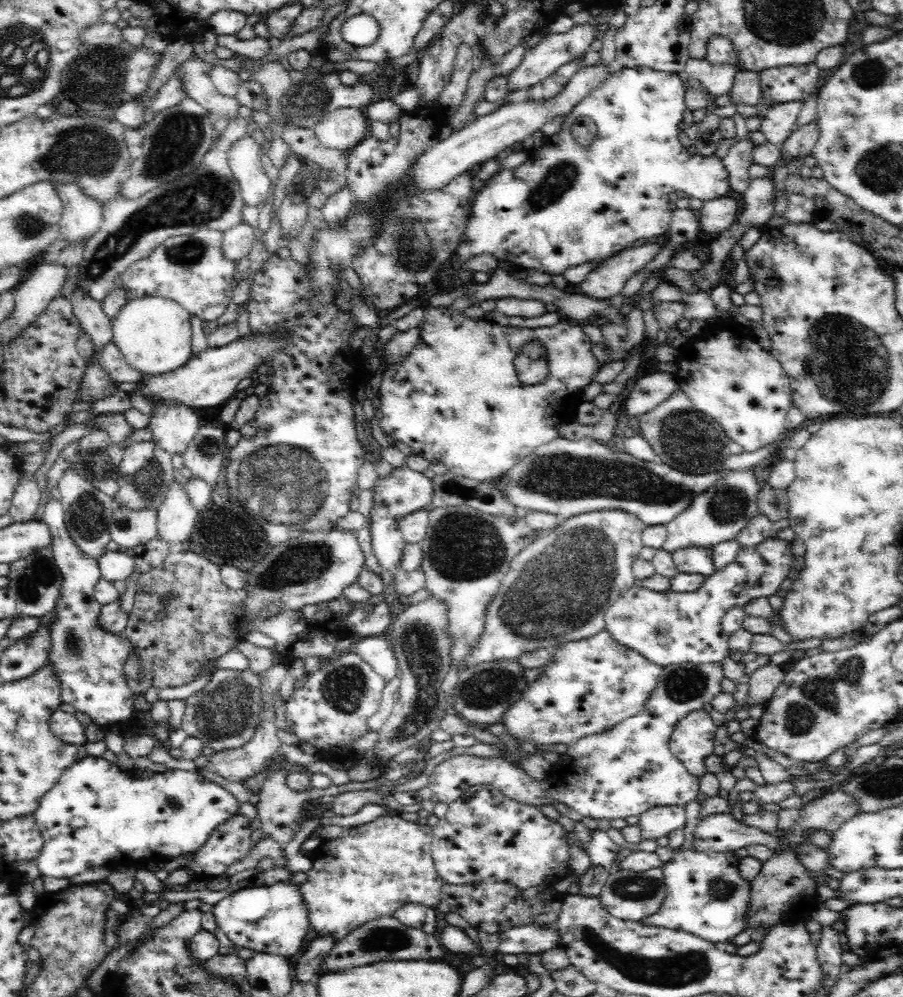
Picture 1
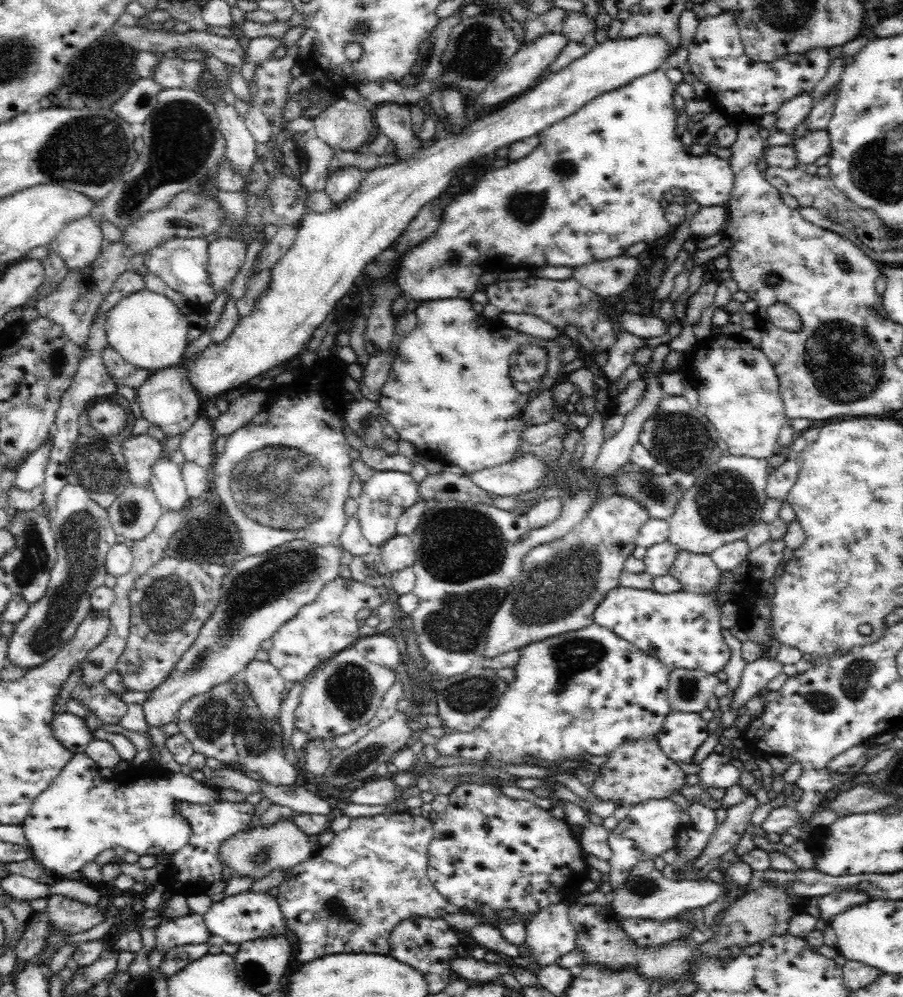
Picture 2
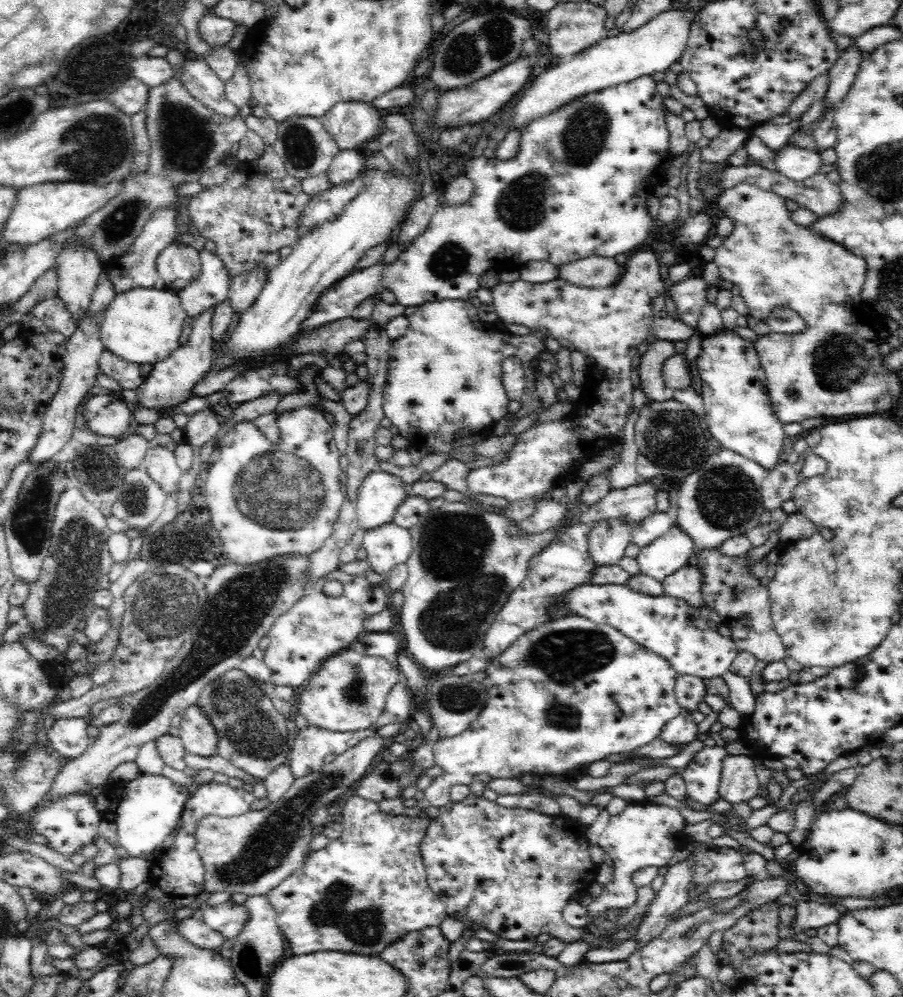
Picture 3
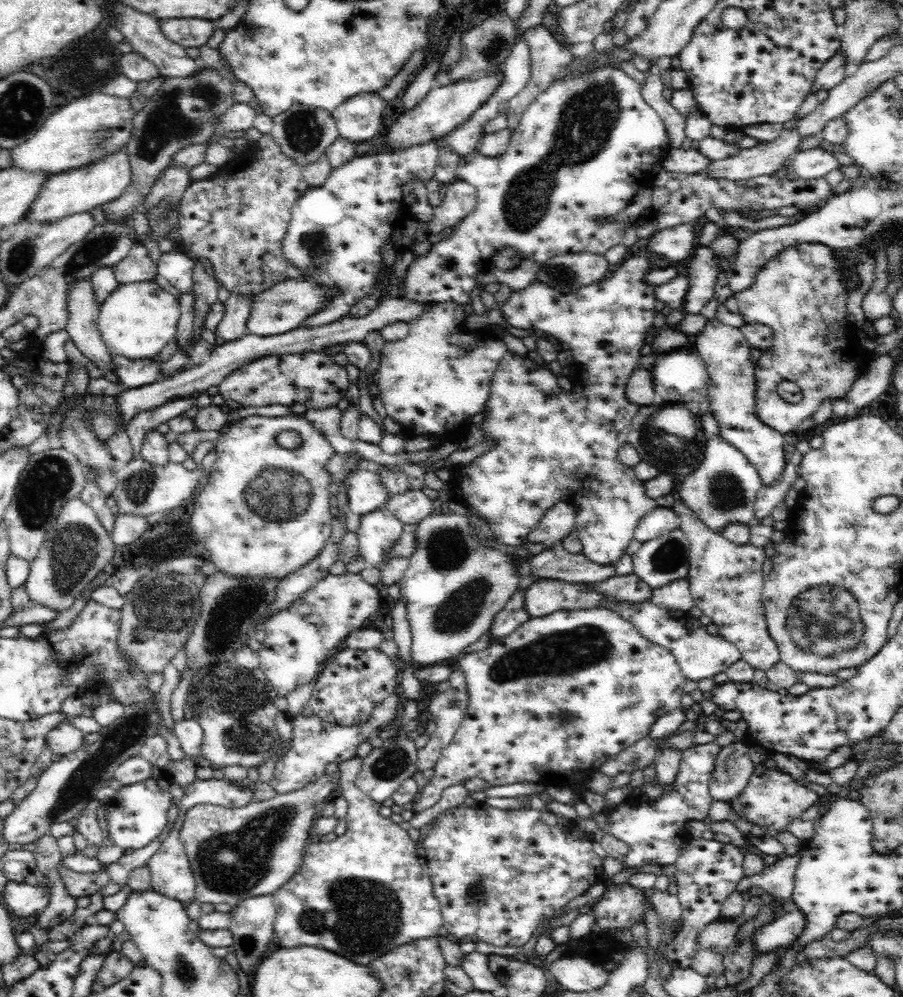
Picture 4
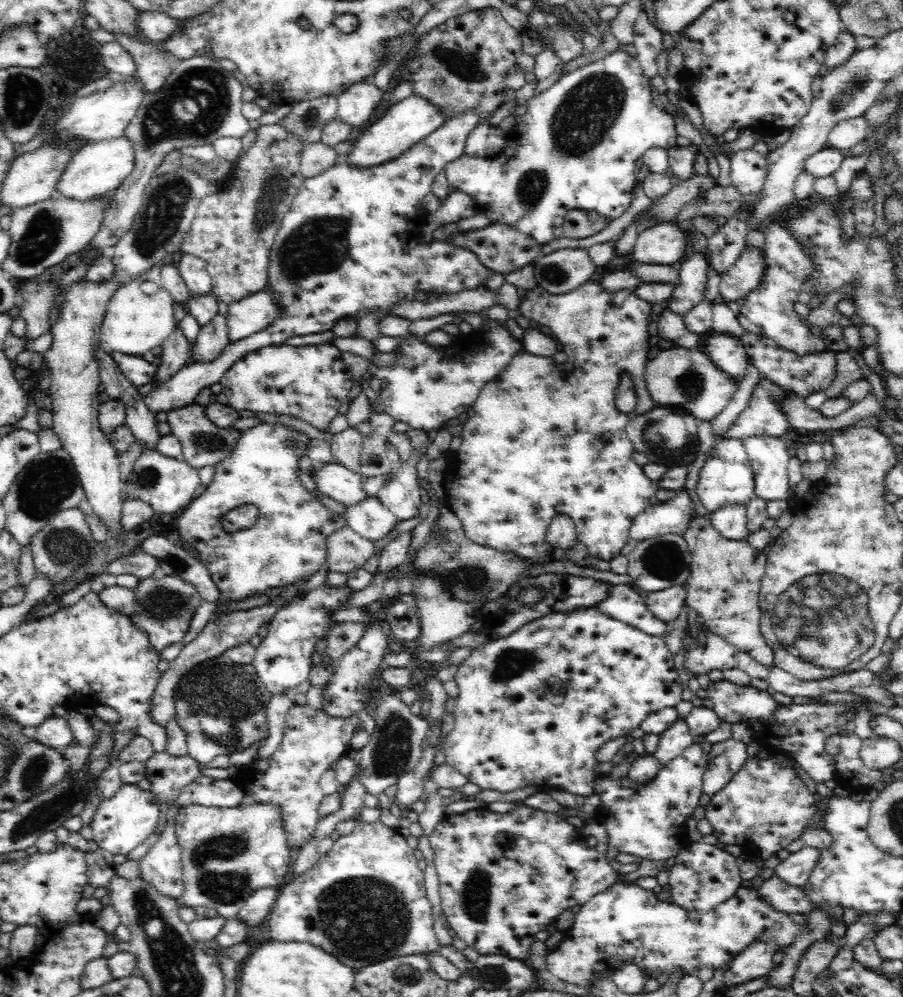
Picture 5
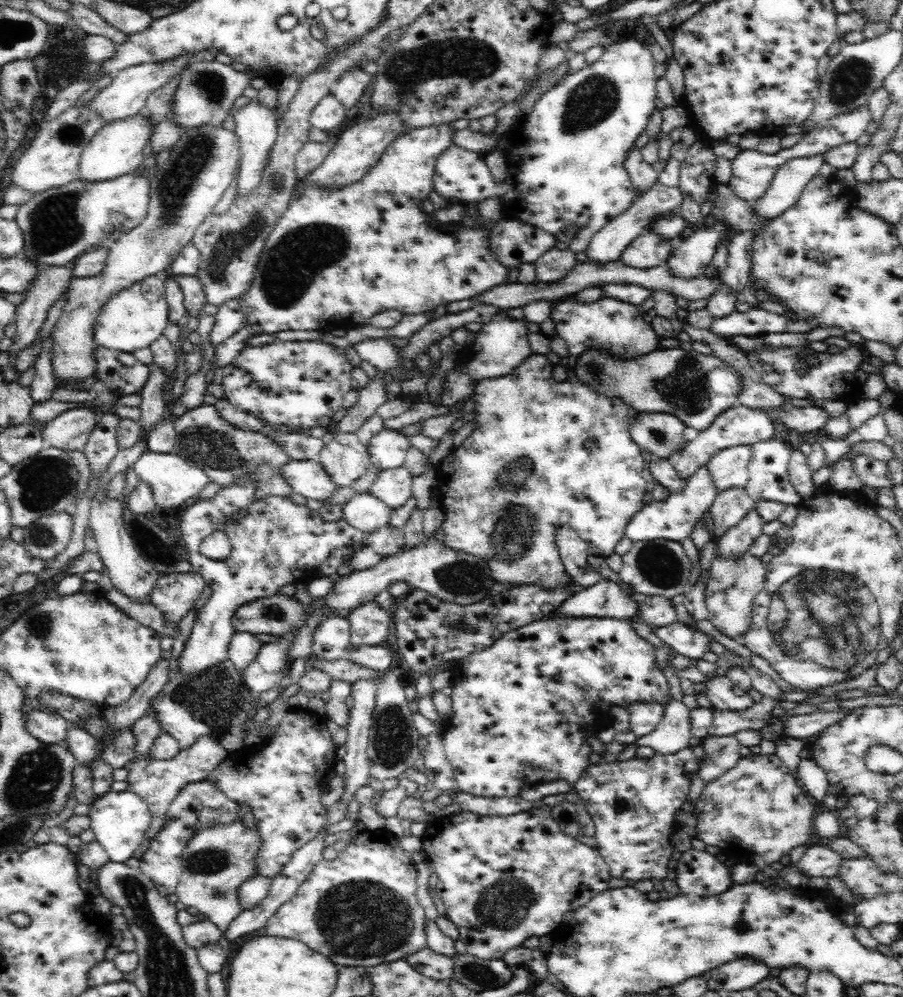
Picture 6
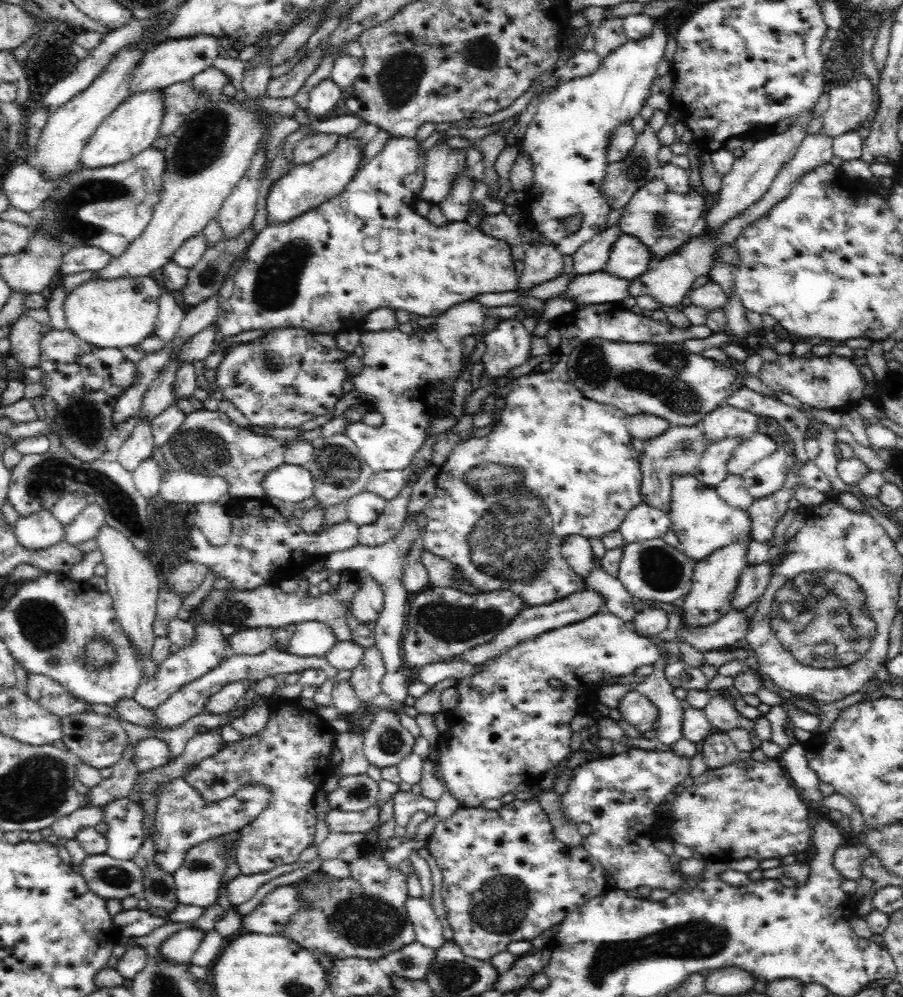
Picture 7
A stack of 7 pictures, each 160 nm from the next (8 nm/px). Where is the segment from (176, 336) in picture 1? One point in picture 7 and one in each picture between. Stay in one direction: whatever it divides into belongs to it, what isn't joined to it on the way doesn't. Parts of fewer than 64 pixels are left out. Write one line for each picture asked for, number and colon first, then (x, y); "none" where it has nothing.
2: (147, 330)
3: (142, 325)
4: (137, 320)
5: (135, 323)
6: (132, 319)
7: (107, 313)

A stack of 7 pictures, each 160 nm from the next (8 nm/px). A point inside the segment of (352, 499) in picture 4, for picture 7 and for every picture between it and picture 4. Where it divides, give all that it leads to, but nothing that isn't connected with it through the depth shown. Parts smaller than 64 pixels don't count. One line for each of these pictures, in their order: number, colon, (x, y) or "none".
5: (332, 480)
6: (306, 478)
7: (286, 483)

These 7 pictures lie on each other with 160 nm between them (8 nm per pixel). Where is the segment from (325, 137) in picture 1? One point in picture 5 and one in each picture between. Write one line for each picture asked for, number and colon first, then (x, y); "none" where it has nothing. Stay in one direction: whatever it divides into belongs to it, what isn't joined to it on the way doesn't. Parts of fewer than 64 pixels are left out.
2: (344, 125)
3: (351, 124)
4: (358, 118)
5: (355, 104)

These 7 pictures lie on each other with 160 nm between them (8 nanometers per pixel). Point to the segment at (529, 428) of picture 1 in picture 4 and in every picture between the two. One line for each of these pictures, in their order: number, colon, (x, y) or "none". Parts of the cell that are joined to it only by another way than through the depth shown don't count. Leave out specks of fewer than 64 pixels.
2: (448, 392)
3: (443, 390)
4: (431, 382)

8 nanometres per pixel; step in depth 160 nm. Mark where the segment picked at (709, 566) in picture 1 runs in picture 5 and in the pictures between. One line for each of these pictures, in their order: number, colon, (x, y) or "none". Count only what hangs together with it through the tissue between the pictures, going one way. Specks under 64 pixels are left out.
2: (696, 573)
3: (684, 584)
4: (675, 595)
5: (666, 605)

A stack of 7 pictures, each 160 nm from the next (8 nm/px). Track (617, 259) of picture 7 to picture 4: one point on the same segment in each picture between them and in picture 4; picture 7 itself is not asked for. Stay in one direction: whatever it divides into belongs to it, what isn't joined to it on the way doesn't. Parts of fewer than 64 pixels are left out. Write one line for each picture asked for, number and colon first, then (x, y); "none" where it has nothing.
4: (675, 244)
5: (662, 244)
6: (647, 251)

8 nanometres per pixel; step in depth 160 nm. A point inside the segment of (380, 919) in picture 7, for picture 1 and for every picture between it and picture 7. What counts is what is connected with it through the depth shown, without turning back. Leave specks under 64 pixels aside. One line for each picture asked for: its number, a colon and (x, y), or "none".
1: (373, 869)
2: (347, 897)
3: (367, 889)
4: (360, 896)
5: (364, 902)
6: (359, 909)

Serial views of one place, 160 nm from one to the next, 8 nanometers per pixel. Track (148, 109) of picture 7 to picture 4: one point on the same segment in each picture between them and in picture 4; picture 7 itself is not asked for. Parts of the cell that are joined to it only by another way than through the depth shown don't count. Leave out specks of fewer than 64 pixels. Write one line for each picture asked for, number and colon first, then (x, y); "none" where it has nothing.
4: (83, 188)
5: (98, 168)
6: (117, 148)

